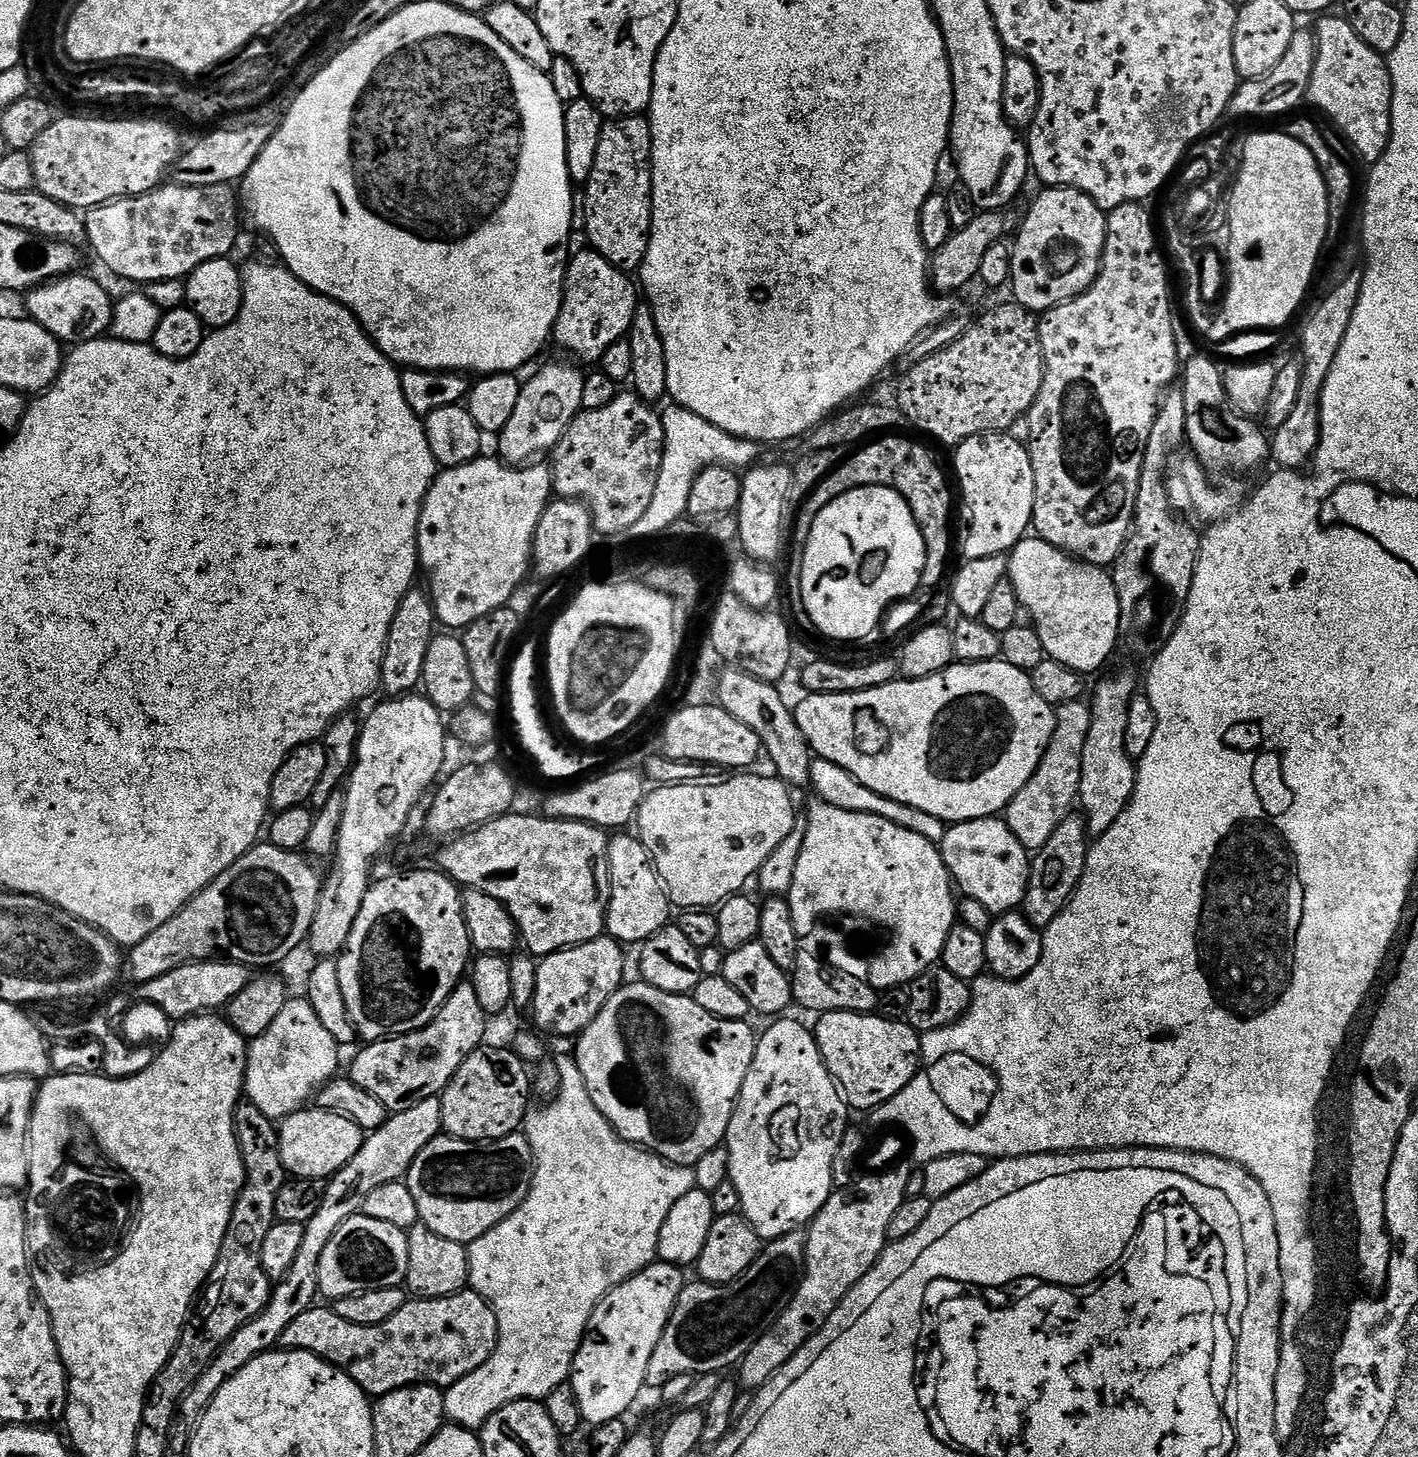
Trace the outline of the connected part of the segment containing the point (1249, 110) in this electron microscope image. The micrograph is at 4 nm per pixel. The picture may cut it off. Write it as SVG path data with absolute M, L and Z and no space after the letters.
M1297 27L1294 38L1290 38L1290 50L1282 54L1282 62L1272 72L1256 80L1244 80L1237 87L1230 105L1231 115L1236 116L1280 116L1300 103L1305 103L1310 78L1314 74L1316 61L1316 33L1311 27Z

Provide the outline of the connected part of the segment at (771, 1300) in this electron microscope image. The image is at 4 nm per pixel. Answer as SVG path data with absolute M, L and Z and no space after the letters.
M797 1230L790 1234L782 1234L777 1240L767 1241L762 1248L762 1258L757 1260L729 1284L705 1284L703 1282L685 1283L680 1297L676 1299L674 1310L666 1322L666 1330L662 1330L662 1338L658 1338L658 1346L654 1346L654 1355L650 1358L650 1366L646 1366L645 1385L649 1389L658 1390L670 1382L670 1378L678 1378L678 1374L705 1376L711 1372L723 1373L723 1368L739 1365L744 1356L762 1338L765 1328L774 1326L774 1322L786 1310L786 1306L794 1298L800 1279L804 1276L806 1266L806 1236Z

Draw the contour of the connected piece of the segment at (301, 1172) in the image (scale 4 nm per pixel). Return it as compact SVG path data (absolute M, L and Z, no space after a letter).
M313 1107L312 1112L301 1110L295 1112L279 1125L280 1149L282 1162L289 1177L297 1180L323 1180L336 1175L358 1154L366 1139L366 1133L353 1120L342 1114L323 1112L321 1108Z

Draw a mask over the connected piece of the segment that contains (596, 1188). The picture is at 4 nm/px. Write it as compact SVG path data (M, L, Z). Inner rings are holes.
M571 1055L559 1057L558 1063L560 1065L560 1089L557 1090L555 1096L545 1103L548 1105L541 1112L529 1111L522 1125L522 1134L530 1142L530 1150L536 1163L530 1190L524 1201L518 1206L518 1210L514 1210L514 1214L510 1214L502 1222L498 1222L498 1226L486 1230L486 1234L482 1234L482 1238L478 1238L472 1244L467 1245L468 1283L471 1291L477 1292L492 1307L500 1329L490 1358L486 1358L486 1362L482 1362L482 1366L478 1366L478 1370L466 1374L466 1378L454 1382L444 1392L445 1417L451 1423L457 1424L459 1428L473 1430L483 1428L485 1422L495 1412L502 1410L502 1406L506 1406L510 1402L518 1402L519 1400L543 1401L544 1397L550 1394L550 1390L562 1386L571 1377L572 1363L578 1354L580 1344L584 1340L588 1323L598 1306L598 1302L602 1302L602 1298L606 1298L606 1294L610 1294L610 1290L614 1290L631 1276L636 1276L642 1269L657 1263L658 1234L662 1234L662 1222L666 1222L666 1214L670 1214L674 1202L678 1202L678 1198L682 1198L682 1194L686 1194L691 1188L696 1187L695 1167L669 1164L656 1153L647 1151L635 1144L629 1144L627 1140L623 1140L619 1136L616 1129L598 1110L598 1106L594 1106L588 1093L588 1087L585 1086L582 1078L582 1070L576 1065L575 1059Z

